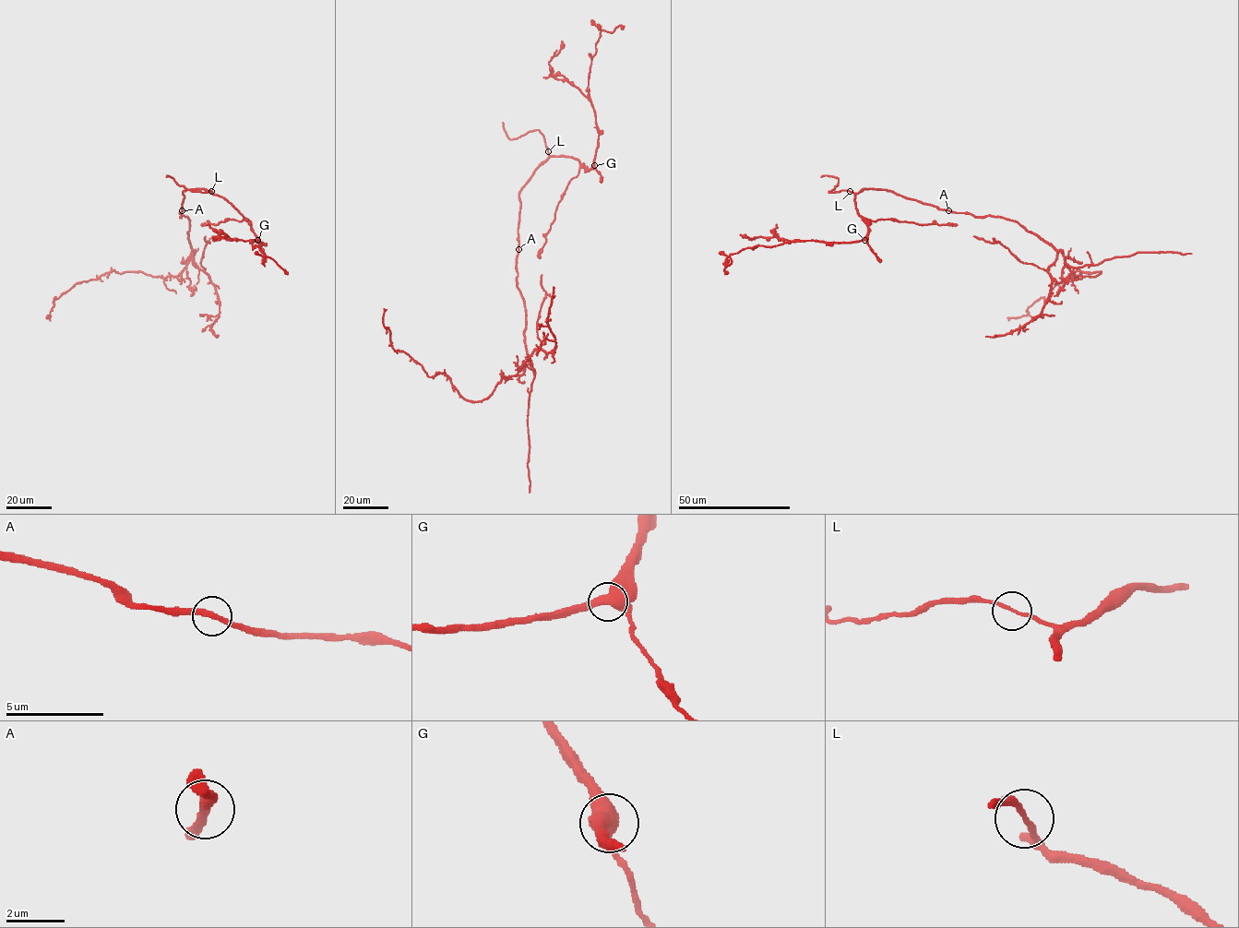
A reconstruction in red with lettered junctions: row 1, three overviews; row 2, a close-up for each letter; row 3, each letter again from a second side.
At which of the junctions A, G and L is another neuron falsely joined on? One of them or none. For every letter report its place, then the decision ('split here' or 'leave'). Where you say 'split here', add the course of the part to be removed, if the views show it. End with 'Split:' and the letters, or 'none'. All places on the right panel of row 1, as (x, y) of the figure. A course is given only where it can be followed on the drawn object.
A: (948, 210) | leave
G: (864, 240) | leave
L: (850, 191) | leave
Split: none

